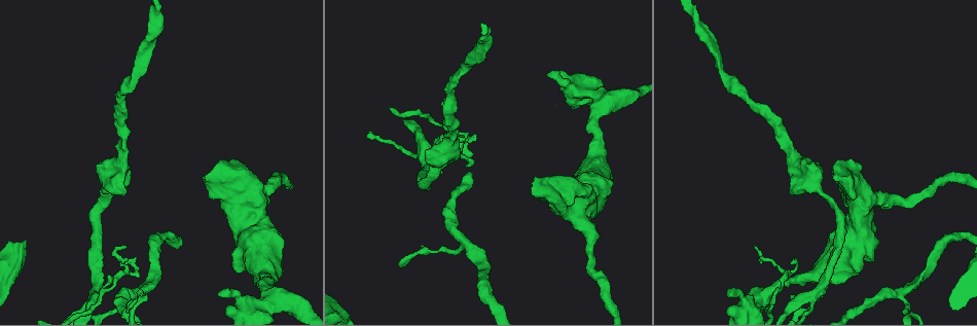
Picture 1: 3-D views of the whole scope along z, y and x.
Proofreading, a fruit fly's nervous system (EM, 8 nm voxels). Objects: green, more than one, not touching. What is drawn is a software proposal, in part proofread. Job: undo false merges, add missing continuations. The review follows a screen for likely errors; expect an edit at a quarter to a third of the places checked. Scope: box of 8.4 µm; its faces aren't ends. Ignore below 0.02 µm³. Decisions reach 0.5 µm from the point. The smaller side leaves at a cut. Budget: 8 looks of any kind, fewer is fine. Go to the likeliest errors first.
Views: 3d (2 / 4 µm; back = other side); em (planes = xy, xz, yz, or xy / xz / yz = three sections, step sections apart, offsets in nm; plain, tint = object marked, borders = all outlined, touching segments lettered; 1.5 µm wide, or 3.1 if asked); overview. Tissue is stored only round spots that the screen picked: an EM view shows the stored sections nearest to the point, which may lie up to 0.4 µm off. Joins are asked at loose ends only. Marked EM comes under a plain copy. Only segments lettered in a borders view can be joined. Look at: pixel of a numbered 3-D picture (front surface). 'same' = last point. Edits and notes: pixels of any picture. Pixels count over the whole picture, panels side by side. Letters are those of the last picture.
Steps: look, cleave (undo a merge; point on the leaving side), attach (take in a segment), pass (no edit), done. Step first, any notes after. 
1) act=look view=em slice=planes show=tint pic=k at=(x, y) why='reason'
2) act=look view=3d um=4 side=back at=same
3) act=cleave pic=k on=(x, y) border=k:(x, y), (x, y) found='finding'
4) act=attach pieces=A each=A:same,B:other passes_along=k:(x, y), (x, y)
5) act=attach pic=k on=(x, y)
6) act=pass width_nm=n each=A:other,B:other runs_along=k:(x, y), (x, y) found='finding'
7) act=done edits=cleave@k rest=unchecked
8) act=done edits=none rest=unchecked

act=look view=3d um=2 pic=1 at=(94, 296) why='three arms meet'

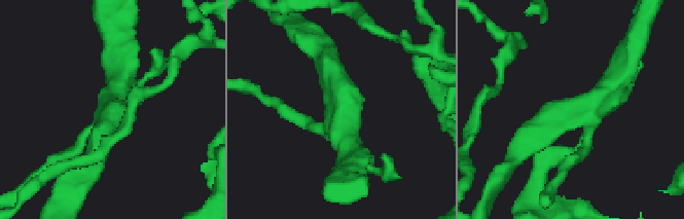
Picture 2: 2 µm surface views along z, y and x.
act=look view=em slice=planes show=borders pic=2 at=(345, 125) why='shape alone is not enough'

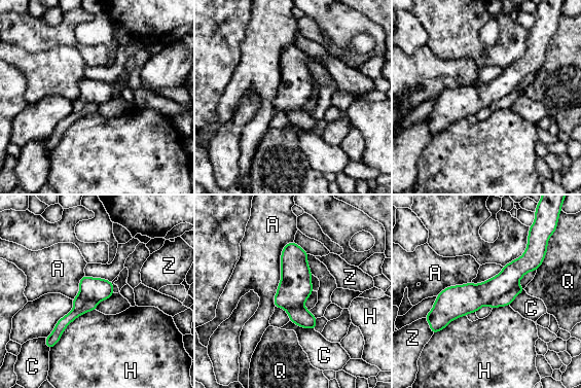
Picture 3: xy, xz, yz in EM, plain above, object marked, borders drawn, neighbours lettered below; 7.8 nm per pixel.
act=pass width_nm=200 each=A:other,C:other,H:other,Q:other,Z:other runs_along=3:(541, 258), (494, 292), (433, 315) found='one neuron here'

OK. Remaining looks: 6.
act=look view=3d um=2 pic=1 at=(271, 298) why='abrupt turn'

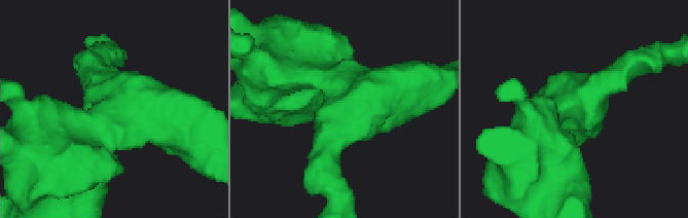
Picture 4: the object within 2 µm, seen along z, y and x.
act=look view=em slice=planes show=borders pic=4 at=(561, 105) why='shape alone is not enough'

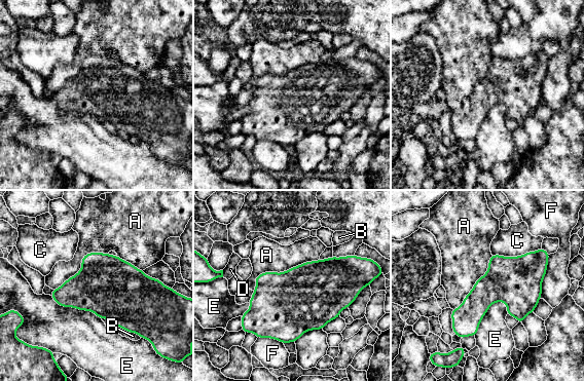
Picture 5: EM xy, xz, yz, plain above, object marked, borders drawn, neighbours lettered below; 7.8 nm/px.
act=pass each=A:other,B:other,C:other,D:other,E:other,F:other border=5:(319, 259), (264, 271), (253, 291) found='all the same neuron'

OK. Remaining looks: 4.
act=look view=em slice=planes show=borders pic=1 at=(127, 246) why='tapers out'

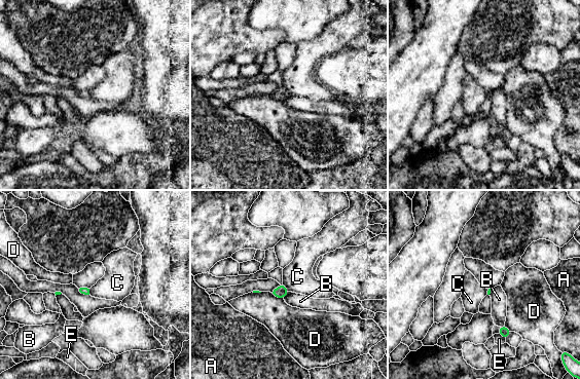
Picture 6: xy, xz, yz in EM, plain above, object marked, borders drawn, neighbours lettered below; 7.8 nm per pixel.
act=pass each=A:other,B:other,C:other,D:other,E:other border=6:(282, 283), (289, 291) found='none of them fits'

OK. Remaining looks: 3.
act=done edits=none rest=unchecked

